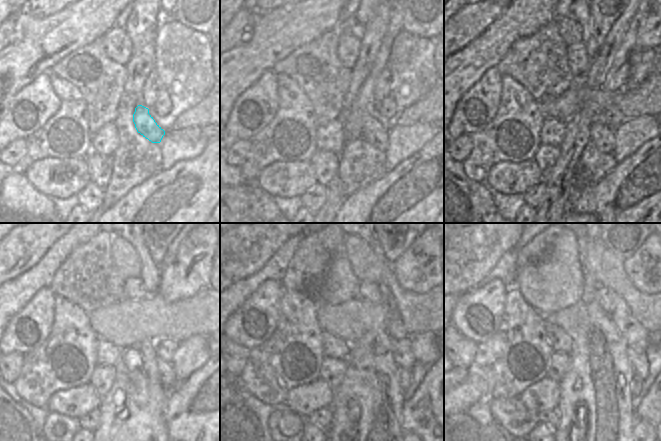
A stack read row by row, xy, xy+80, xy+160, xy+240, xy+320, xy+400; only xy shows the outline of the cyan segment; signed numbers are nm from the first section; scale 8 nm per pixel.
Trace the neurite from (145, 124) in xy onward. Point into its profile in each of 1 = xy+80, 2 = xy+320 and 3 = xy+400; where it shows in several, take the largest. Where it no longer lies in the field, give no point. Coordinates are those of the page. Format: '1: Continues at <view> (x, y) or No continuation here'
1: Continues at xy+80 (373, 132)
2: Continues at xy+320 (405, 377)
3: Continues at xy+400 (637, 382).

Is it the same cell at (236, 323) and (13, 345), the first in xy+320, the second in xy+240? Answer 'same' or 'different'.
same

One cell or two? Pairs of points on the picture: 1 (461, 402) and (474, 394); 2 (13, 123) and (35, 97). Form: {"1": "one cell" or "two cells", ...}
{"1": "one cell", "2": "one cell"}

